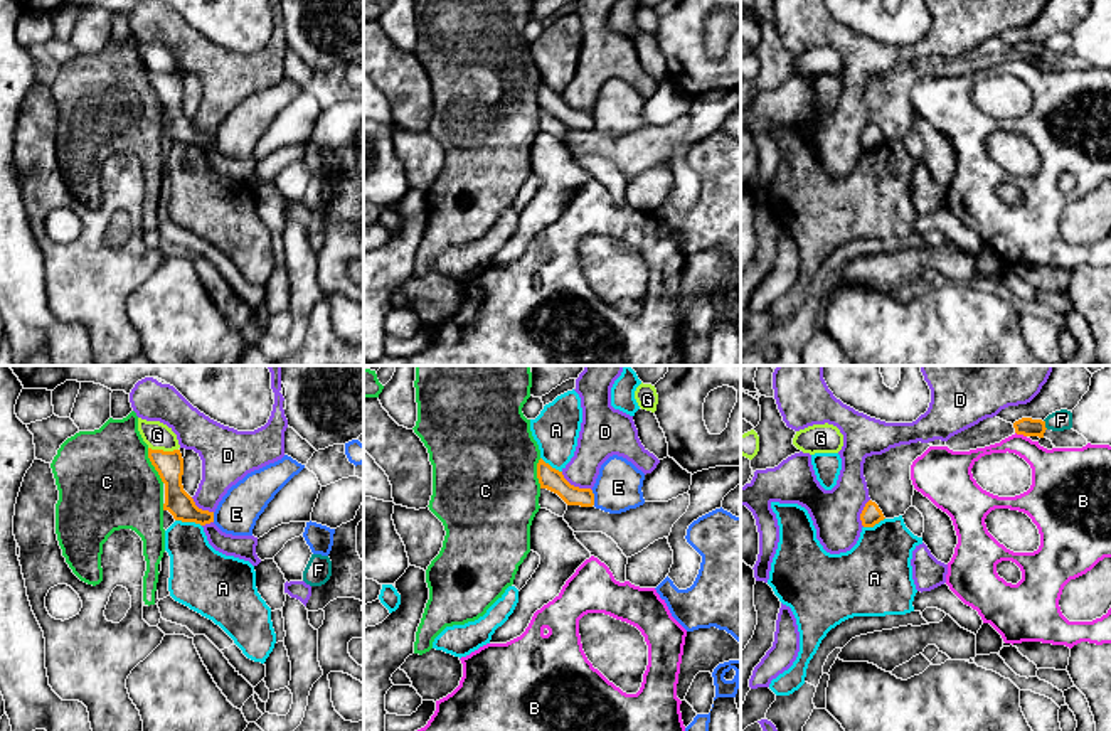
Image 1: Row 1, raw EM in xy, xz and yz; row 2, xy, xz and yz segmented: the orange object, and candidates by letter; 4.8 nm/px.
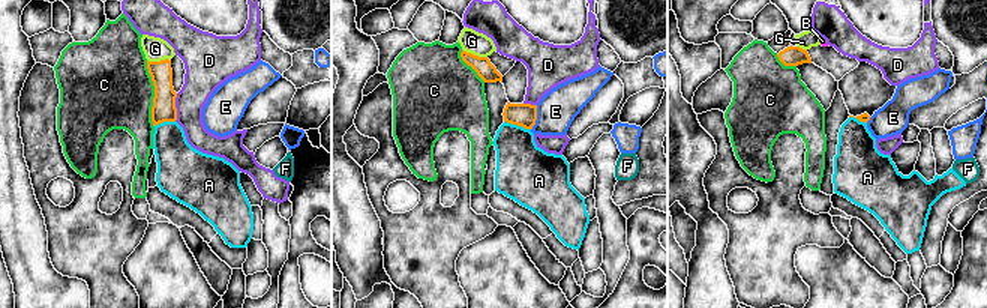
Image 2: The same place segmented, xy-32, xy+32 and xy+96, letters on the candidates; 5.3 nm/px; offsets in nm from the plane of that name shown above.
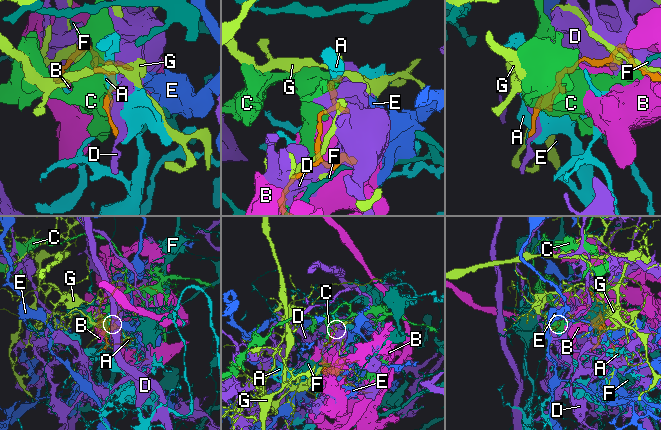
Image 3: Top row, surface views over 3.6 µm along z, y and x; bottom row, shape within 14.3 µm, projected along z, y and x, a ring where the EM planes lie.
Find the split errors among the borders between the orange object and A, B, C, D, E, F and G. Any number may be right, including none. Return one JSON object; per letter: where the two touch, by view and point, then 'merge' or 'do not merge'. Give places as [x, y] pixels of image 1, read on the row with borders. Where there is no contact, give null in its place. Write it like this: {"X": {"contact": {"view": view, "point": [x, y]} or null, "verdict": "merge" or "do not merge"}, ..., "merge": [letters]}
{"A": {"contact": {"view": "xy", "point": [189, 521]}, "verdict": "do not merge"}, "B": {"contact": {"view": "yz", "point": [1020, 433]}, "verdict": "do not merge"}, "C": {"contact": {"view": "xy", "point": [152, 464]}, "verdict": "do not merge"}, "D": {"contact": {"view": "xz", "point": [576, 487]}, "verdict": "do not merge"}, "E": {"contact": {"view": "xz", "point": [593, 497]}, "verdict": "do not merge"}, "F": {"contact": {"view": "yz", "point": [1044, 425]}, "verdict": "do not merge"}, "G": {"contact": {"view": "xy", "point": [162, 450]}, "verdict": "do not merge"}, "merge": []}

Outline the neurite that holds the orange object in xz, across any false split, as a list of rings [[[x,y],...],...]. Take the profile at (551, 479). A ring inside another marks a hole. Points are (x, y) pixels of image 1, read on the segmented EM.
[[[542,458],[537,463],[537,478],[540,488],[547,488],[557,494],[567,505],[581,505],[581,507],[593,507],[594,505],[594,494],[591,488],[579,488],[571,485],[562,472],[552,468]]]

